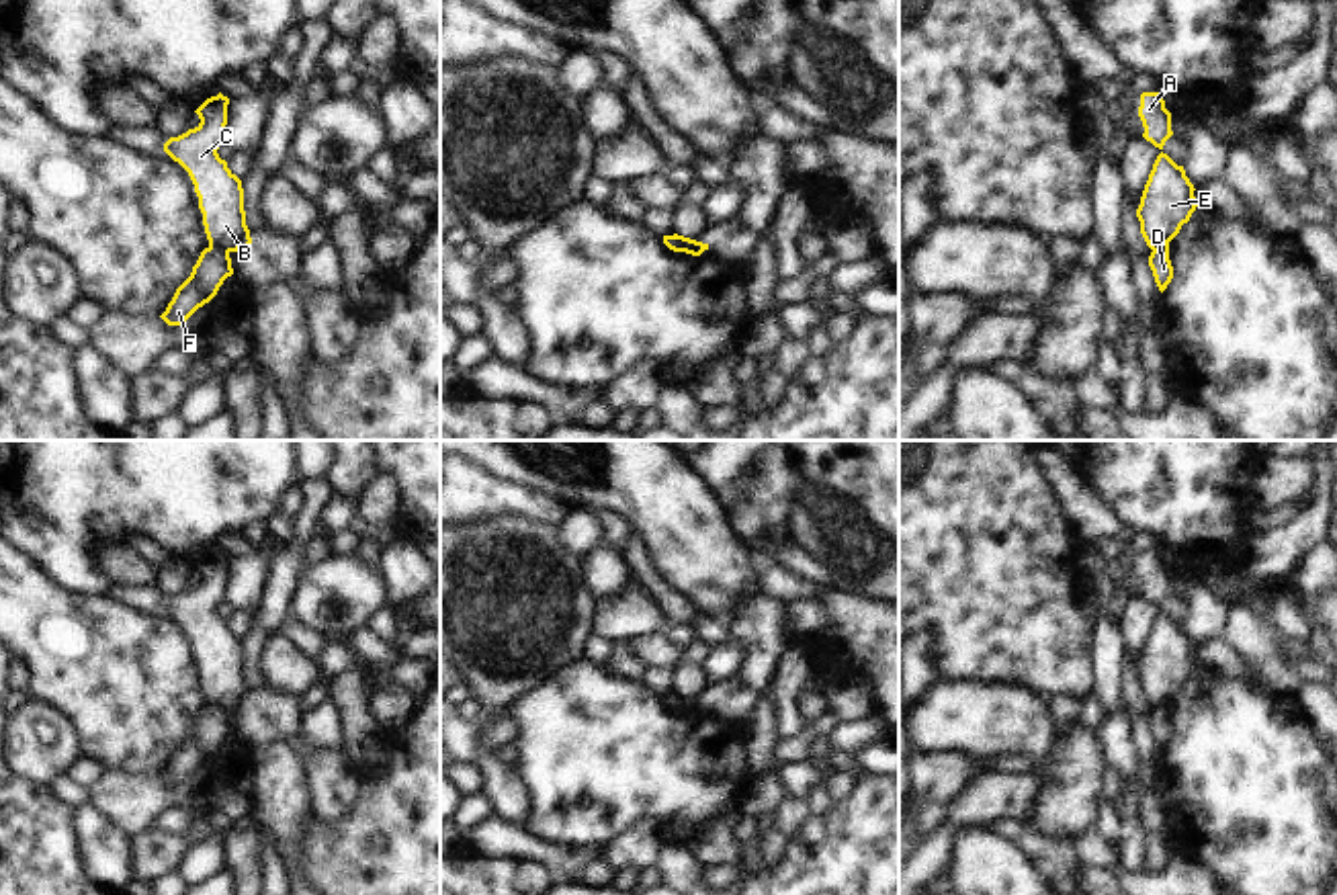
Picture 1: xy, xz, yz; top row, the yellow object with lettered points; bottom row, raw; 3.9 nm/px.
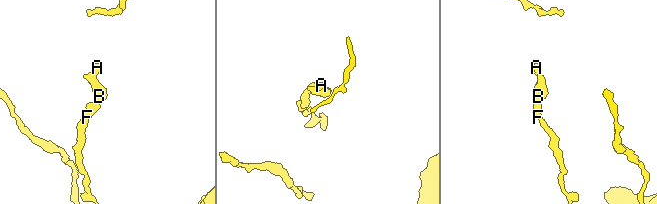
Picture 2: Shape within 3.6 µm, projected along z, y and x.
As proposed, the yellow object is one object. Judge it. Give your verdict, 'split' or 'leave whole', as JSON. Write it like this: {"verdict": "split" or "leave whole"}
{"verdict": "split"}

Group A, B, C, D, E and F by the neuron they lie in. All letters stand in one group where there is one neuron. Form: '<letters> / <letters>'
A B C E / D F

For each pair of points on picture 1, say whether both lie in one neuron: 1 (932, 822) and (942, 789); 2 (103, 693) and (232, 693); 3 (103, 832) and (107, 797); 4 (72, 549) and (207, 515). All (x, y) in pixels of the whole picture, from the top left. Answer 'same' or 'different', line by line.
1: different
2: different
3: different
4: same

